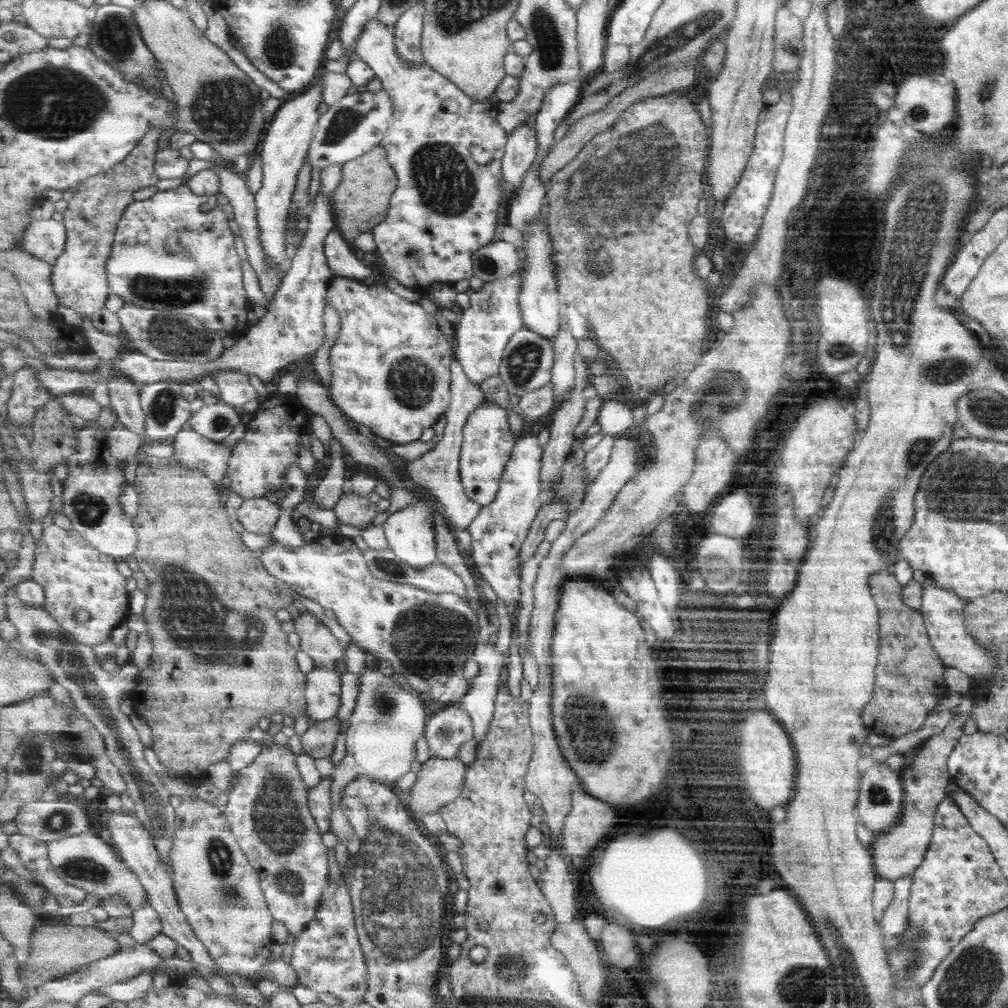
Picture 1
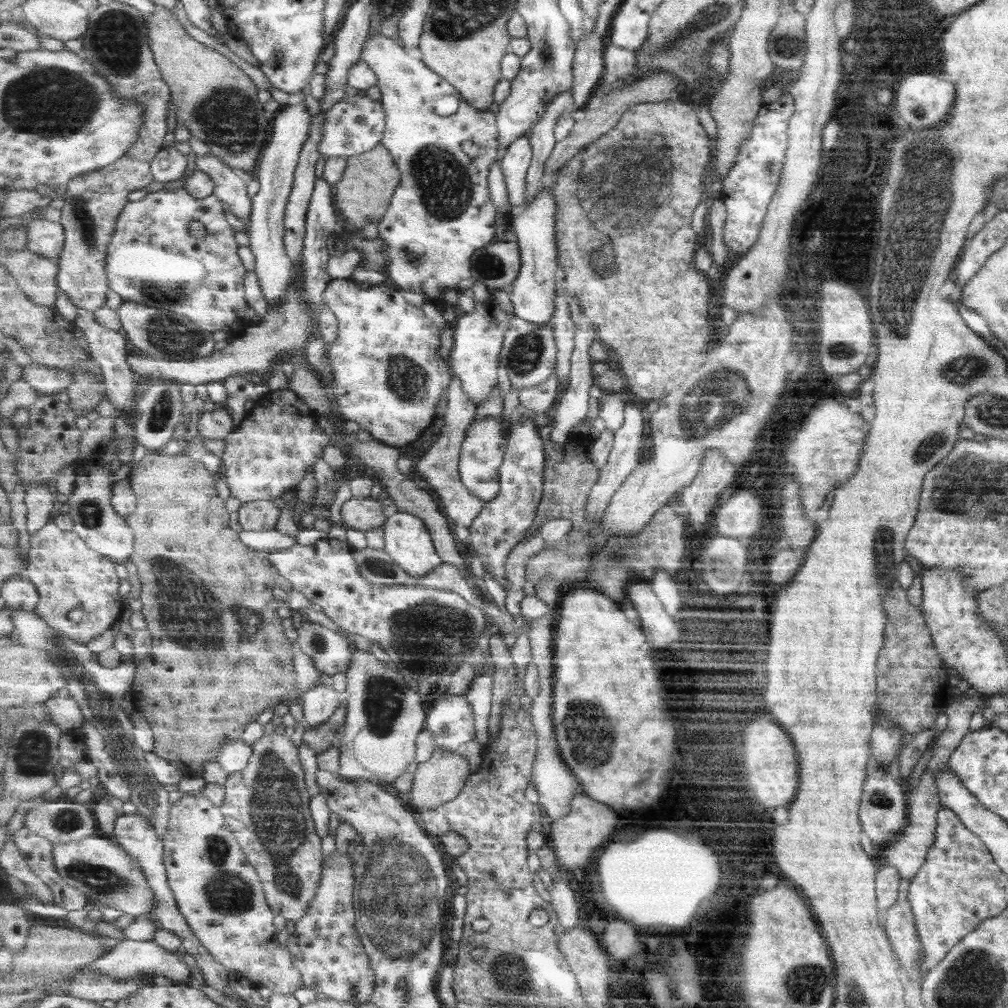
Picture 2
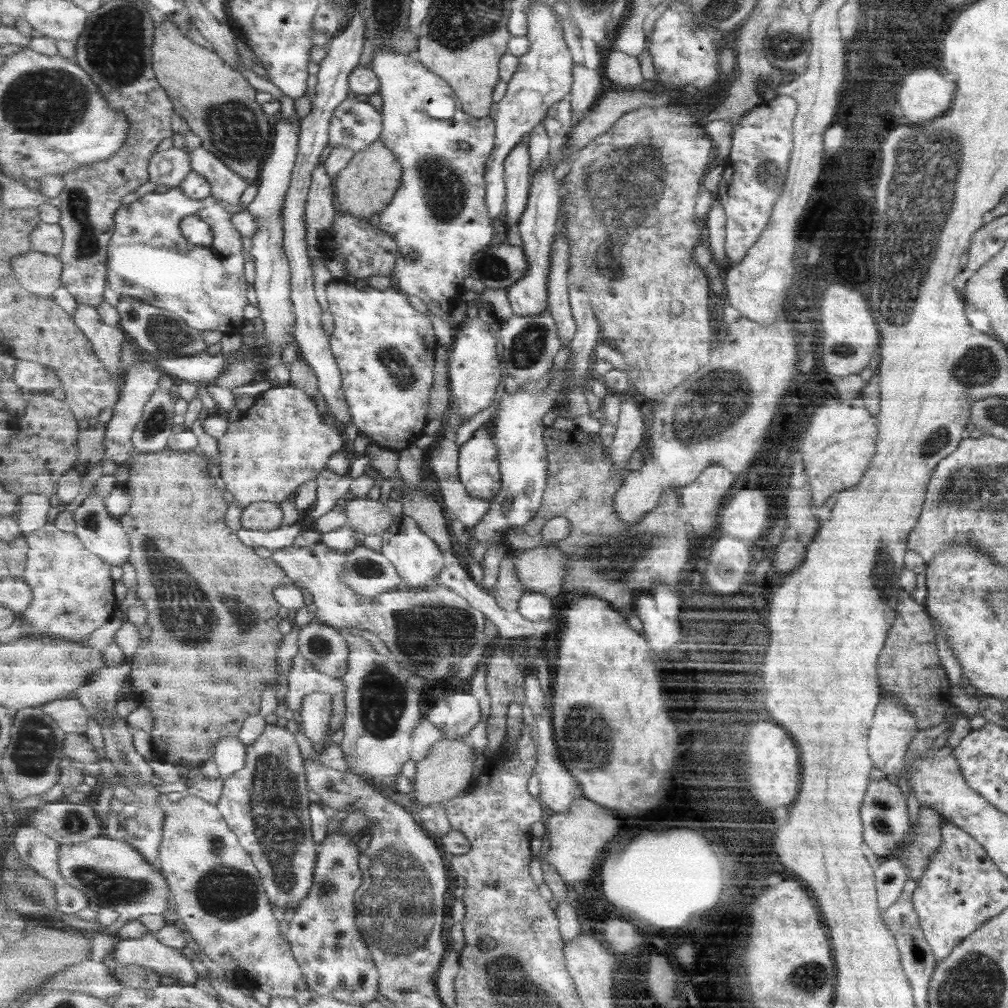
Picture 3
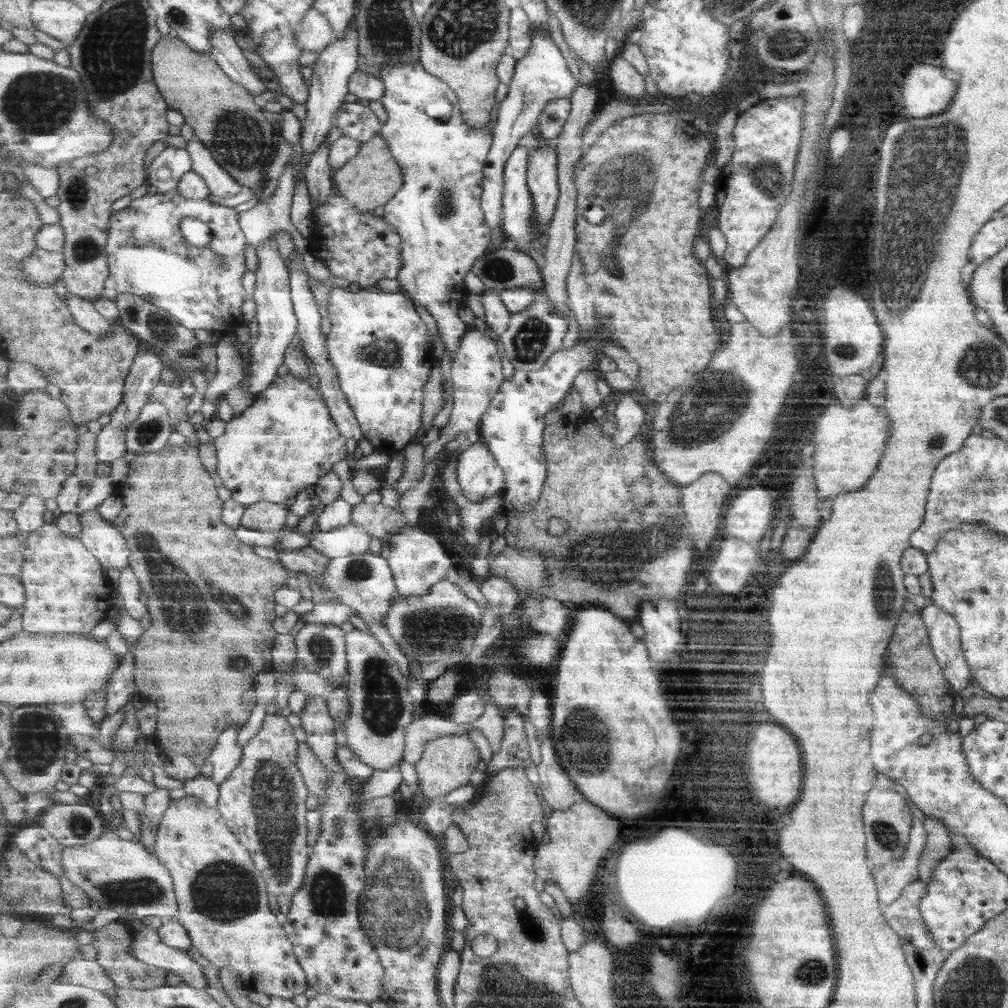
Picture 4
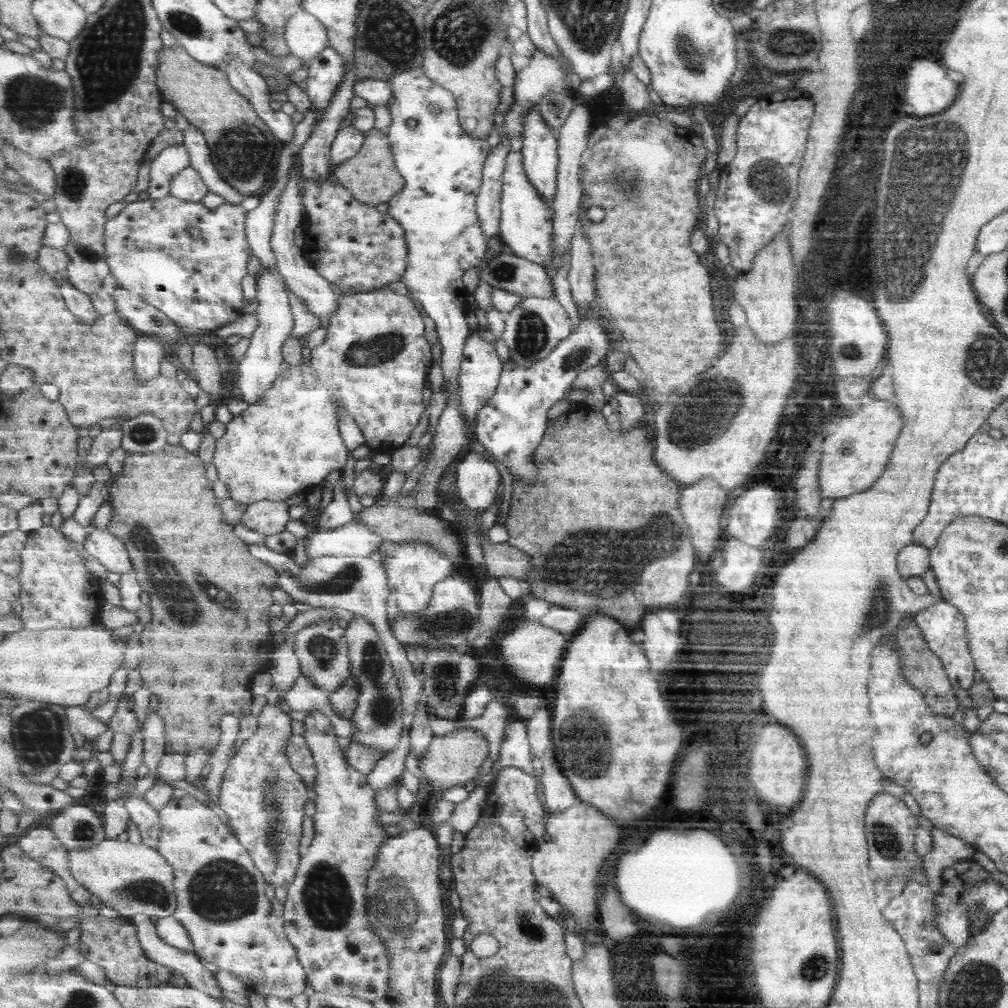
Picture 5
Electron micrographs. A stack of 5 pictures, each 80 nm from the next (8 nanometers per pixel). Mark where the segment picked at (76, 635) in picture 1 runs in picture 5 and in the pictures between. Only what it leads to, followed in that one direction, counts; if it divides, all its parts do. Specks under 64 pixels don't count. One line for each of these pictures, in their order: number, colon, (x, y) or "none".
2: (69, 574)
3: (74, 590)
4: (68, 590)
5: (58, 591)

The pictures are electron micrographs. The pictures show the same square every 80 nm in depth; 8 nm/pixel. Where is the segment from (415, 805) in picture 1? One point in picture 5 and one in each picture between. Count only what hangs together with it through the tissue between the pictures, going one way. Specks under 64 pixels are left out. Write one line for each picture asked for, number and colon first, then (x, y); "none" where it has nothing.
2: (439, 780)
3: (448, 768)
4: (448, 762)
5: (453, 759)

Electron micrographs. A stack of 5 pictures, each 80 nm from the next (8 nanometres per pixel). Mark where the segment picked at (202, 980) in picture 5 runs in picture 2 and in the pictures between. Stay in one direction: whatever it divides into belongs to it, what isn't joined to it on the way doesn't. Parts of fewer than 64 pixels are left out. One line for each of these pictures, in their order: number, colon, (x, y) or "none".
2: (131, 959)
3: (149, 951)
4: (148, 947)

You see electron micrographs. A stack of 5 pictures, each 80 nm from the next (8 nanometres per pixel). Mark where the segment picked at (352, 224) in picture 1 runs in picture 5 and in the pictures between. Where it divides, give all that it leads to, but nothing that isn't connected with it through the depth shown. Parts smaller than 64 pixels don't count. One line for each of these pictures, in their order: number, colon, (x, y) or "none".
2: (363, 196)
3: (367, 185)
4: (371, 179)
5: (373, 176)

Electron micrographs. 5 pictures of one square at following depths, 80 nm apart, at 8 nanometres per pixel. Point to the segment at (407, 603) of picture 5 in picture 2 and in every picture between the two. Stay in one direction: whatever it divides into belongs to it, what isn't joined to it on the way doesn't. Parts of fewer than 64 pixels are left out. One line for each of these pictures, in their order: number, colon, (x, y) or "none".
2: (408, 540)
3: (418, 558)
4: (419, 559)

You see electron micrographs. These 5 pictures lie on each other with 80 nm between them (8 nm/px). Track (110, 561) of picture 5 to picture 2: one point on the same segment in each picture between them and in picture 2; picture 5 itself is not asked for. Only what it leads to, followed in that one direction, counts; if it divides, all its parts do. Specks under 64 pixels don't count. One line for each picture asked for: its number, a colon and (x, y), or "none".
2: (95, 519)
3: (104, 534)
4: (102, 538)

